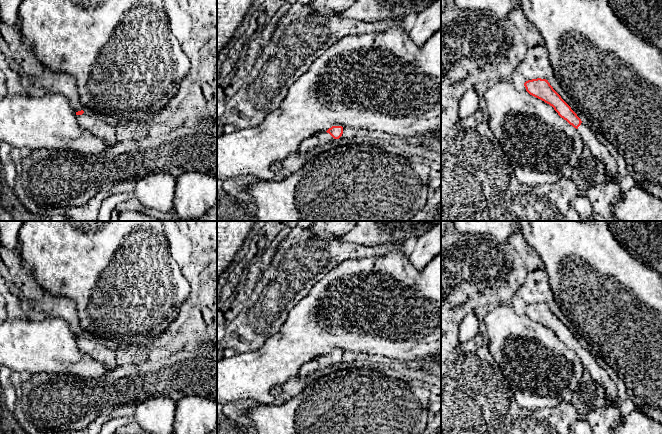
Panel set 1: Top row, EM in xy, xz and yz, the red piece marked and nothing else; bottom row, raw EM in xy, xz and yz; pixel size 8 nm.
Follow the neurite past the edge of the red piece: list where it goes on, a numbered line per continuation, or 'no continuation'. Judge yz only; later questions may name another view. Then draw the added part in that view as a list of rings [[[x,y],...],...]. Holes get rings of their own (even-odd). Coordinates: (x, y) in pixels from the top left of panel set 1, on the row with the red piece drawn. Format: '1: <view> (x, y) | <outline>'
1: yz (591, 141) | [[[581,123],[577,130],[584,141],[585,147],[605,165],[608,176],[620,183],[621,176],[617,171],[617,162],[612,157],[609,150],[598,139],[598,136],[595,135],[584,123]]]

